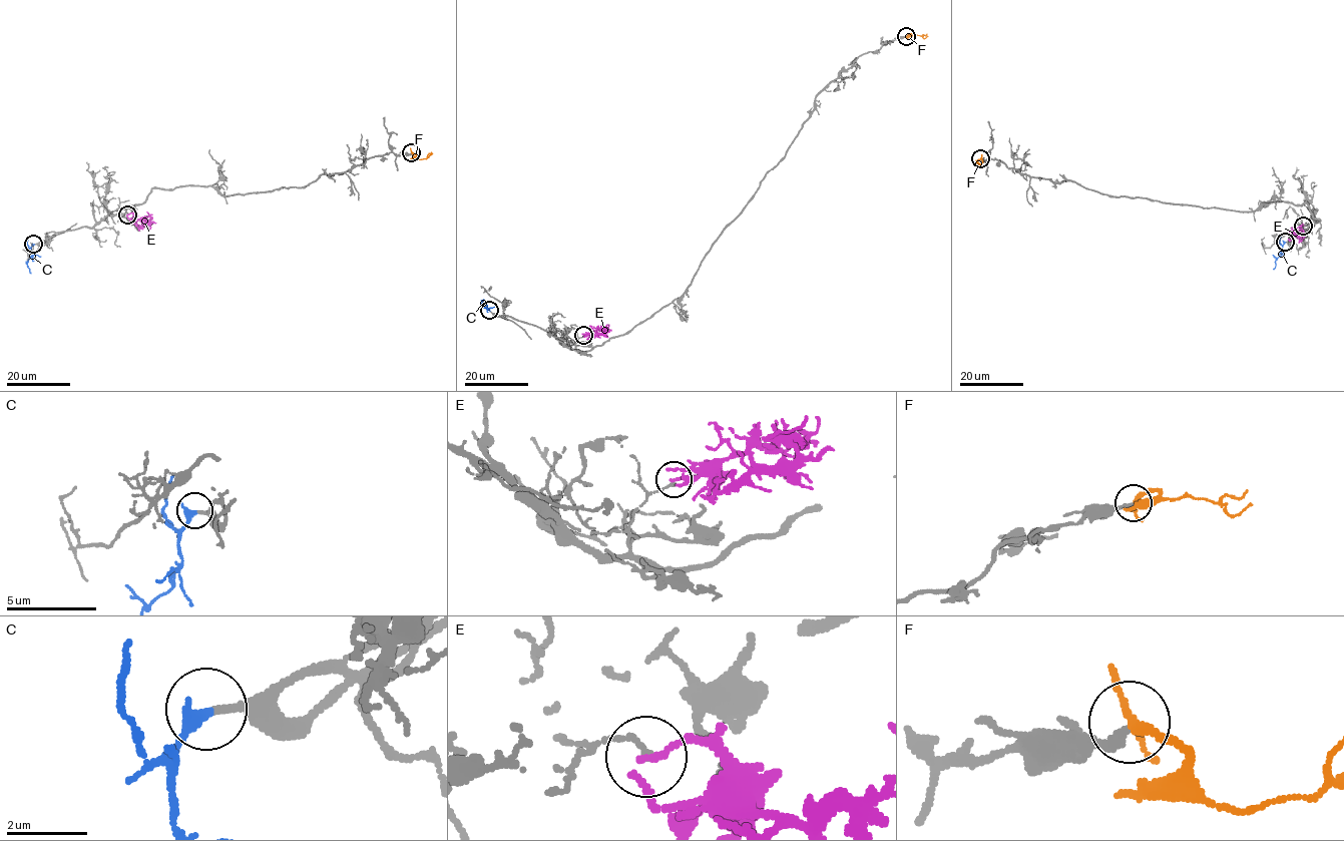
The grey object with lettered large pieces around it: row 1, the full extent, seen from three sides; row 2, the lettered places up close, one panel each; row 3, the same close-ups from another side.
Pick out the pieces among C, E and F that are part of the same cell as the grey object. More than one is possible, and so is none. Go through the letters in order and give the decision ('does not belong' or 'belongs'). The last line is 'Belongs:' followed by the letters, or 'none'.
C: belongs
E: does not belong
F: does not belong
Belongs: C

